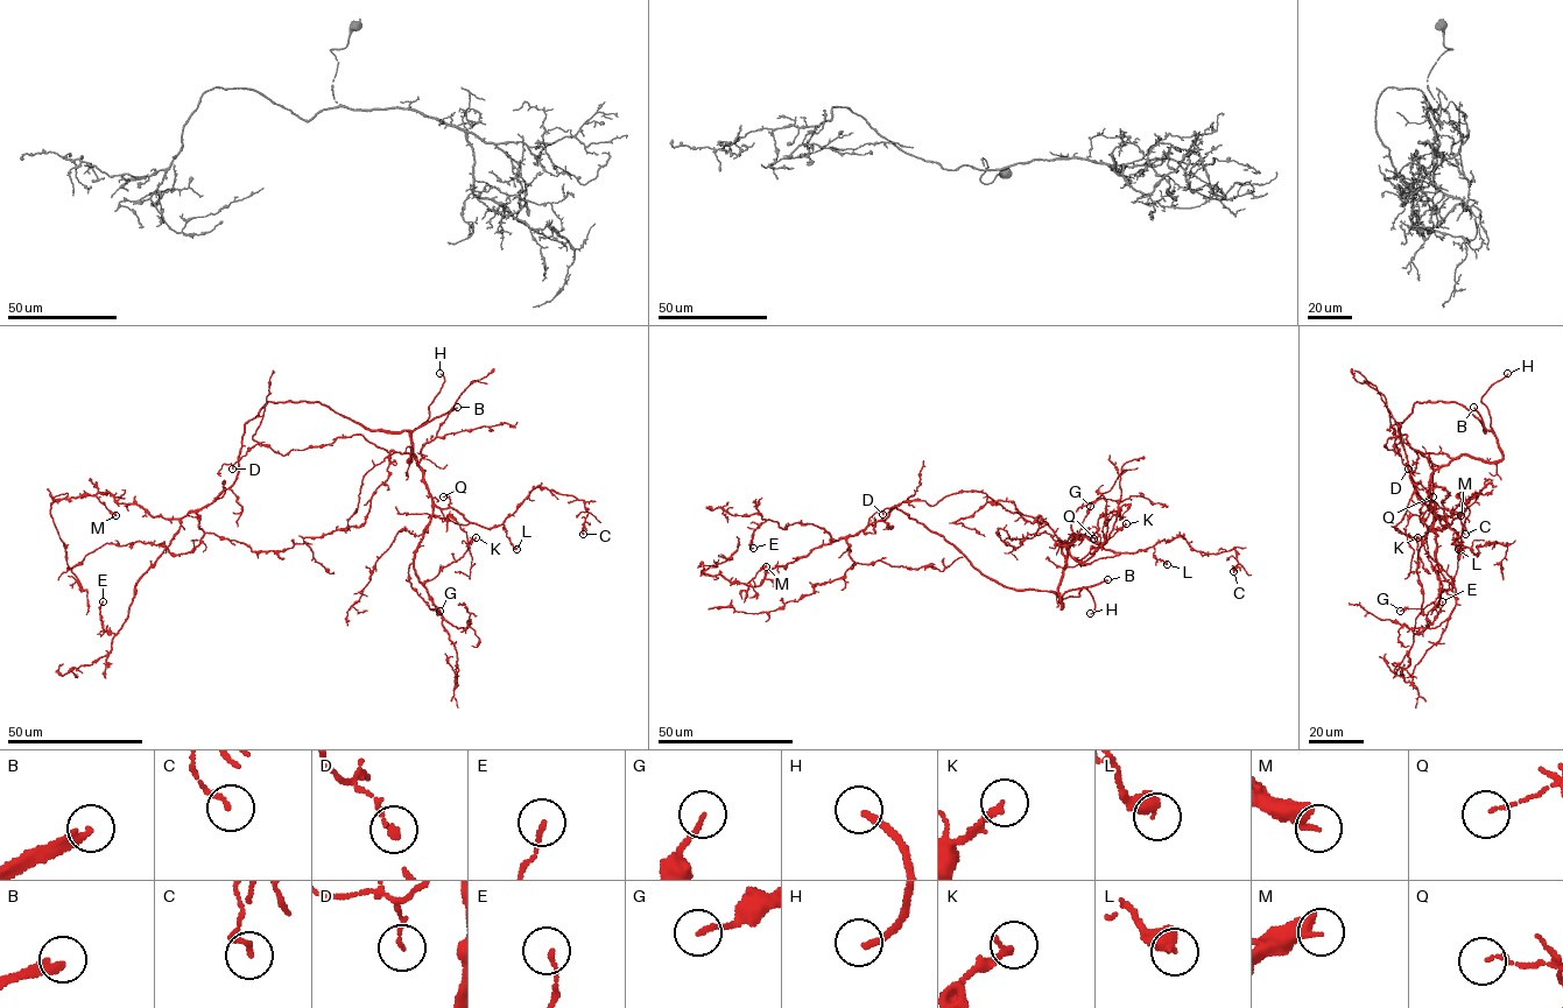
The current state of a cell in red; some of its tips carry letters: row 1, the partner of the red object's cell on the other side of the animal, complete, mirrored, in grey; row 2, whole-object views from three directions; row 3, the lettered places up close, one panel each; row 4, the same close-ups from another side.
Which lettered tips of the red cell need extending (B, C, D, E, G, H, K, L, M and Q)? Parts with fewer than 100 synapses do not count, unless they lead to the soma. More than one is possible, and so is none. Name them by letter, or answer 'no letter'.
B

